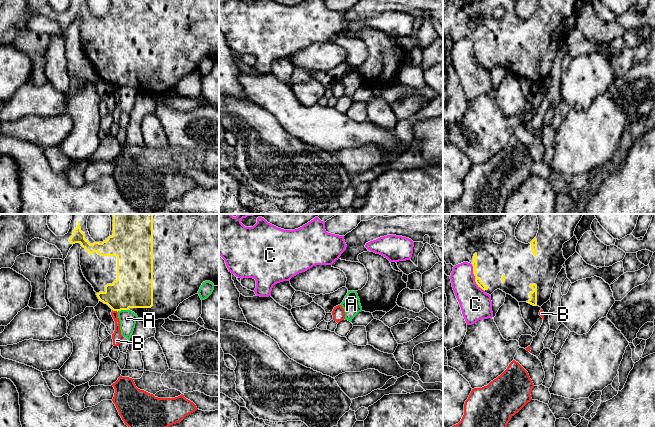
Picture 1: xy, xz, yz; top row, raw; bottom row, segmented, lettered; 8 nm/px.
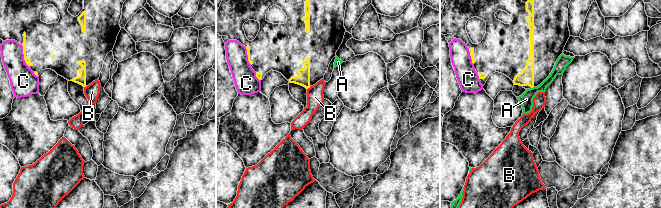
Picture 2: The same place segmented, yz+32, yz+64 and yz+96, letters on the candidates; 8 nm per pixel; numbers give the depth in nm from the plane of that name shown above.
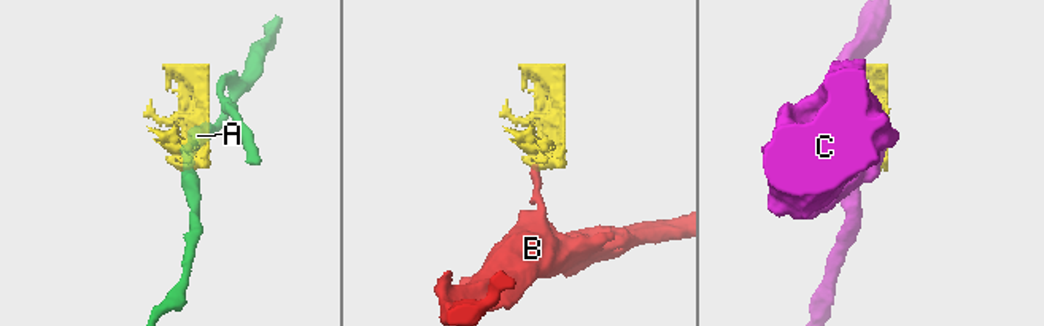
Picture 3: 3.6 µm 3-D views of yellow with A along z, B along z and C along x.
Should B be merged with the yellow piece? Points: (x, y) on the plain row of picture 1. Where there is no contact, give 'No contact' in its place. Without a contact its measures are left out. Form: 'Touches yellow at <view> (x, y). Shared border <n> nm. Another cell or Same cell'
Touches yellow at xy (115, 86). Shared border 50 nm. Another cell

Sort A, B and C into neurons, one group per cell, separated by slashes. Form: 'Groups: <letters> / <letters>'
Groups: A / B / C

